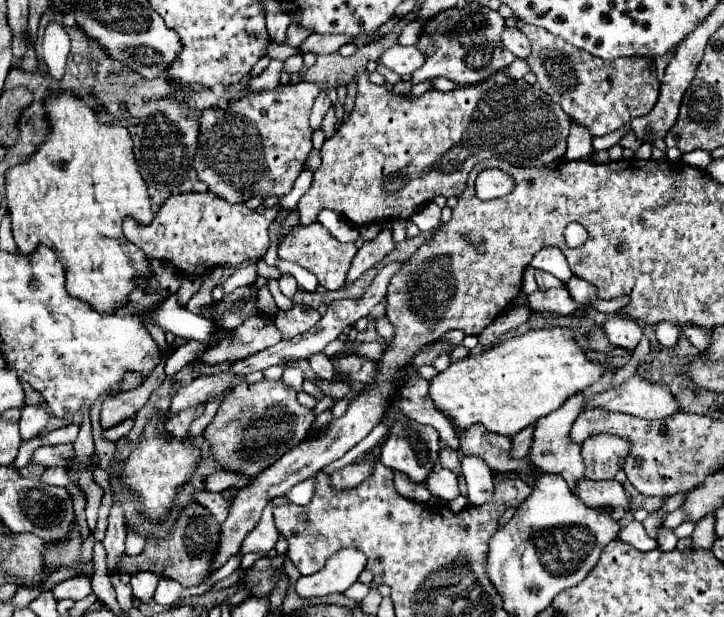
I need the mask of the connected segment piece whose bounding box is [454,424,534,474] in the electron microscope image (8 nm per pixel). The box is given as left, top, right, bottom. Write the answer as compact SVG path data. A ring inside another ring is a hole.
M480 424L474 428L466 428L466 432L458 432L454 428L458 440L460 440L460 452L464 456L478 456L482 458L492 470L498 470L502 474L506 472L528 472L534 466L522 458L522 460L512 460L510 454L510 444L512 440L508 436L498 436L494 432L488 432Z

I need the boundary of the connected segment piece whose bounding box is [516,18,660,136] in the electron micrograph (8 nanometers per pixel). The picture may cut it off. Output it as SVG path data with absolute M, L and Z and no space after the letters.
M518 18L516 22L518 30L524 32L530 40L530 56L526 58L526 64L536 76L538 86L548 96L552 96L552 100L560 104L570 118L584 124L592 136L606 136L622 128L626 122L638 116L646 116L654 108L660 82L656 78L656 66L652 59L626 57L608 64L604 60L598 60L596 56L590 56L590 52L582 48L570 46L570 42L538 26L526 24Z

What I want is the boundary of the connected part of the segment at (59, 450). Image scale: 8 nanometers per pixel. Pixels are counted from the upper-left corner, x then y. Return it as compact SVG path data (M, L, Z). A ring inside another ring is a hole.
M60 444L60 446L36 448L32 452L30 462L50 468L50 466L70 466L72 458L74 458L74 446L72 444Z

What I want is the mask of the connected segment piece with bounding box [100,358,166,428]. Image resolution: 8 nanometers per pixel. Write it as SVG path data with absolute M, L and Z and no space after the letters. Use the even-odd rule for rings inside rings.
M160 358L154 372L138 388L120 392L118 396L112 396L112 398L104 400L102 414L100 414L102 428L112 428L112 426L118 426L120 422L124 422L128 418L134 418L134 414L146 404L148 396L164 382L164 378L166 378L164 360L166 358Z

